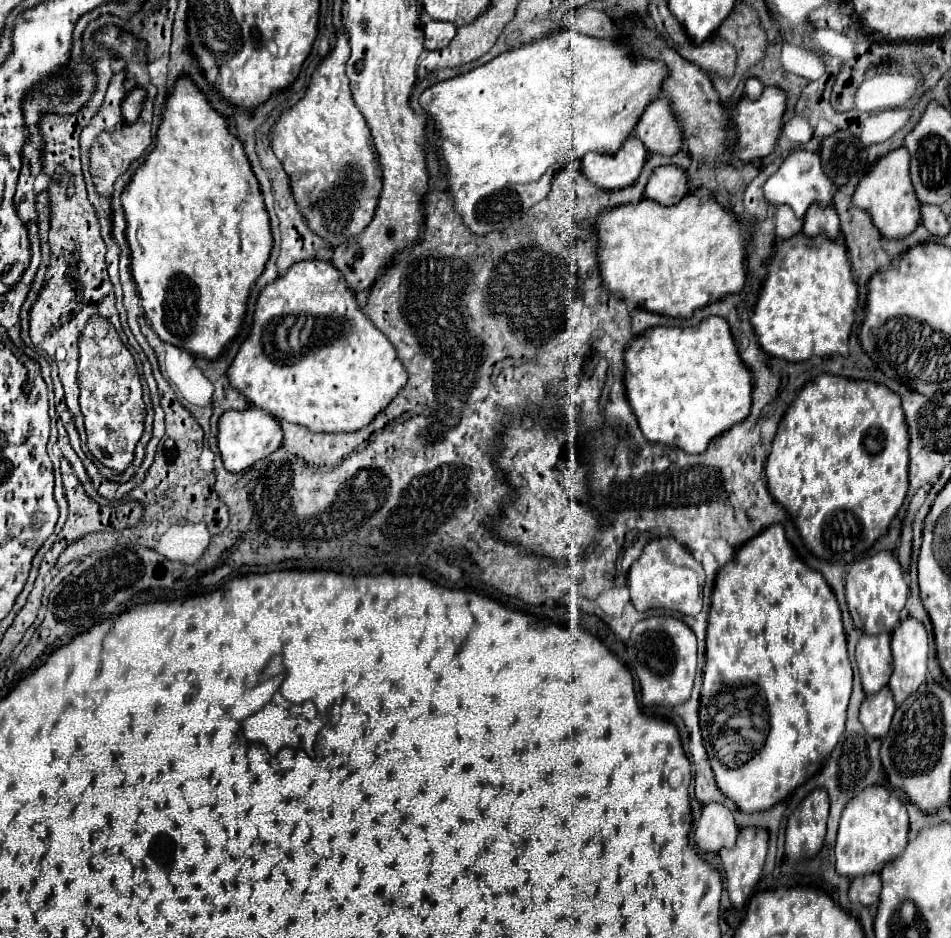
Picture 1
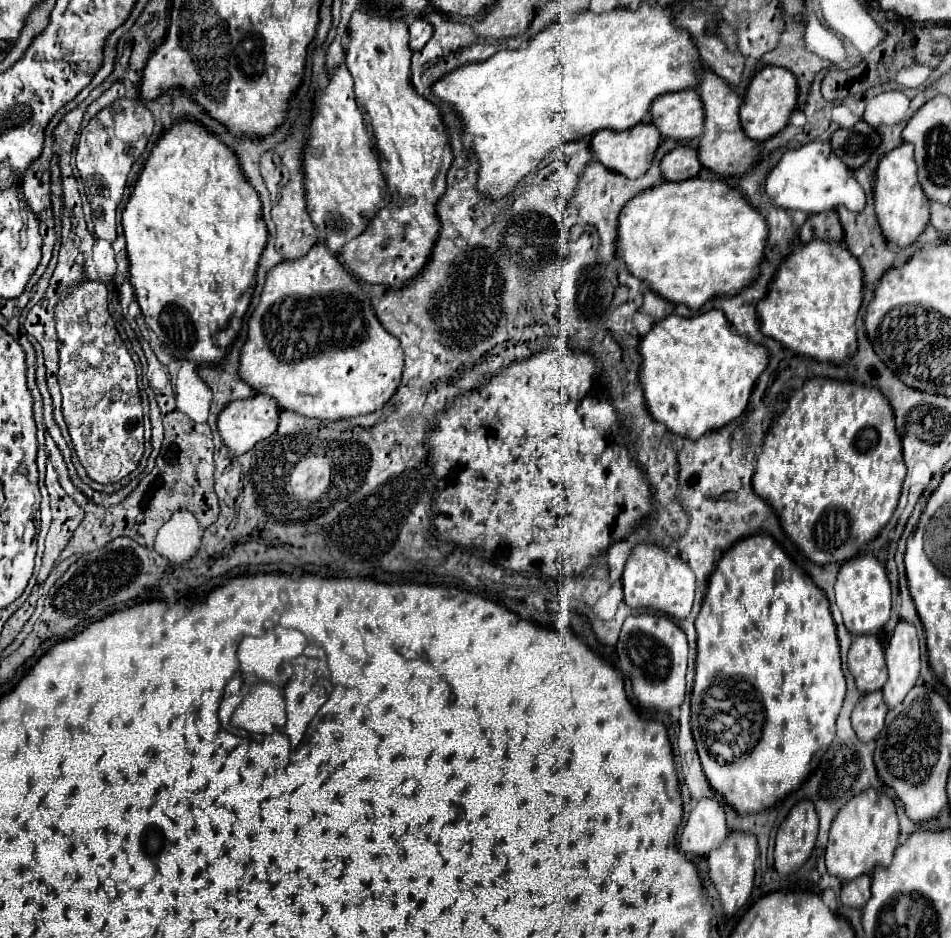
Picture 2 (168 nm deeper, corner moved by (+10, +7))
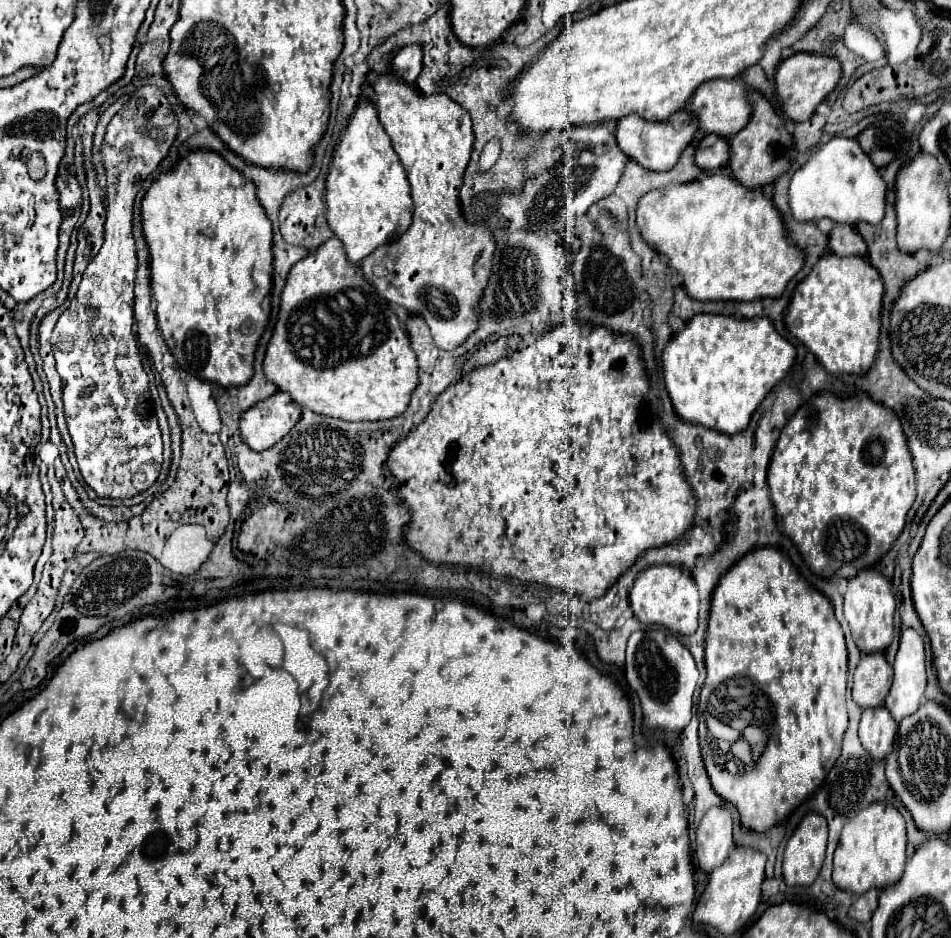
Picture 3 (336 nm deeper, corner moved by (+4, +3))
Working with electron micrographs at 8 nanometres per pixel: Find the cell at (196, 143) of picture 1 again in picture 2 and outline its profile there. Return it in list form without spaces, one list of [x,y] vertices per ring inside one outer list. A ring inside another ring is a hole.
[[[174,122],[170,130],[160,134],[140,170],[122,214],[122,228],[130,262],[128,280],[136,292],[146,326],[174,358],[186,358],[196,364],[222,362],[250,306],[256,268],[268,240],[258,192],[248,184],[242,168],[238,168],[238,156],[212,132],[206,132],[202,124]]]

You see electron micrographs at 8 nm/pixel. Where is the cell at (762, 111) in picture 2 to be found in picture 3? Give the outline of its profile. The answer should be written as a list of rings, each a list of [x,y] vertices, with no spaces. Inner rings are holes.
[[[796,52],[786,58],[776,72],[778,100],[784,104],[784,118],[794,122],[808,120],[816,106],[838,86],[842,78],[842,66],[834,56],[812,56],[810,52]]]

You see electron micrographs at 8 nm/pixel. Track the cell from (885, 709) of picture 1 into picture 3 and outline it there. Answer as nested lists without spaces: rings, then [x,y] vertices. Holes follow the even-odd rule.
[[[868,708],[862,712],[860,720],[860,742],[874,756],[874,760],[884,760],[894,748],[898,724],[892,720],[890,712],[880,708]]]

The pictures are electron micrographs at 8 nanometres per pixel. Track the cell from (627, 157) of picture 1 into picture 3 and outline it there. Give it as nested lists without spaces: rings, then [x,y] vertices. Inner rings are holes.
[[[680,110],[674,112],[674,118],[668,118],[664,122],[650,122],[642,116],[624,116],[624,120],[618,120],[616,128],[616,140],[620,150],[624,150],[632,160],[642,164],[648,170],[670,170],[682,156],[684,148],[694,140],[698,134],[698,118],[688,112]]]

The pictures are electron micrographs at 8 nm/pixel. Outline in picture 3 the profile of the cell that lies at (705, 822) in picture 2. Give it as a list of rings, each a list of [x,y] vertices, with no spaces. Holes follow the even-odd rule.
[[[710,808],[696,828],[698,866],[710,874],[726,860],[732,846],[734,840],[730,812],[726,808]]]

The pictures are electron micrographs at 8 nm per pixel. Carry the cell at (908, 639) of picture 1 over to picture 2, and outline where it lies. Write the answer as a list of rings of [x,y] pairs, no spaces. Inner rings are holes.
[[[906,620],[898,622],[886,646],[886,666],[888,666],[888,682],[884,684],[882,694],[886,704],[894,708],[904,700],[904,696],[916,684],[920,674],[916,628]]]

